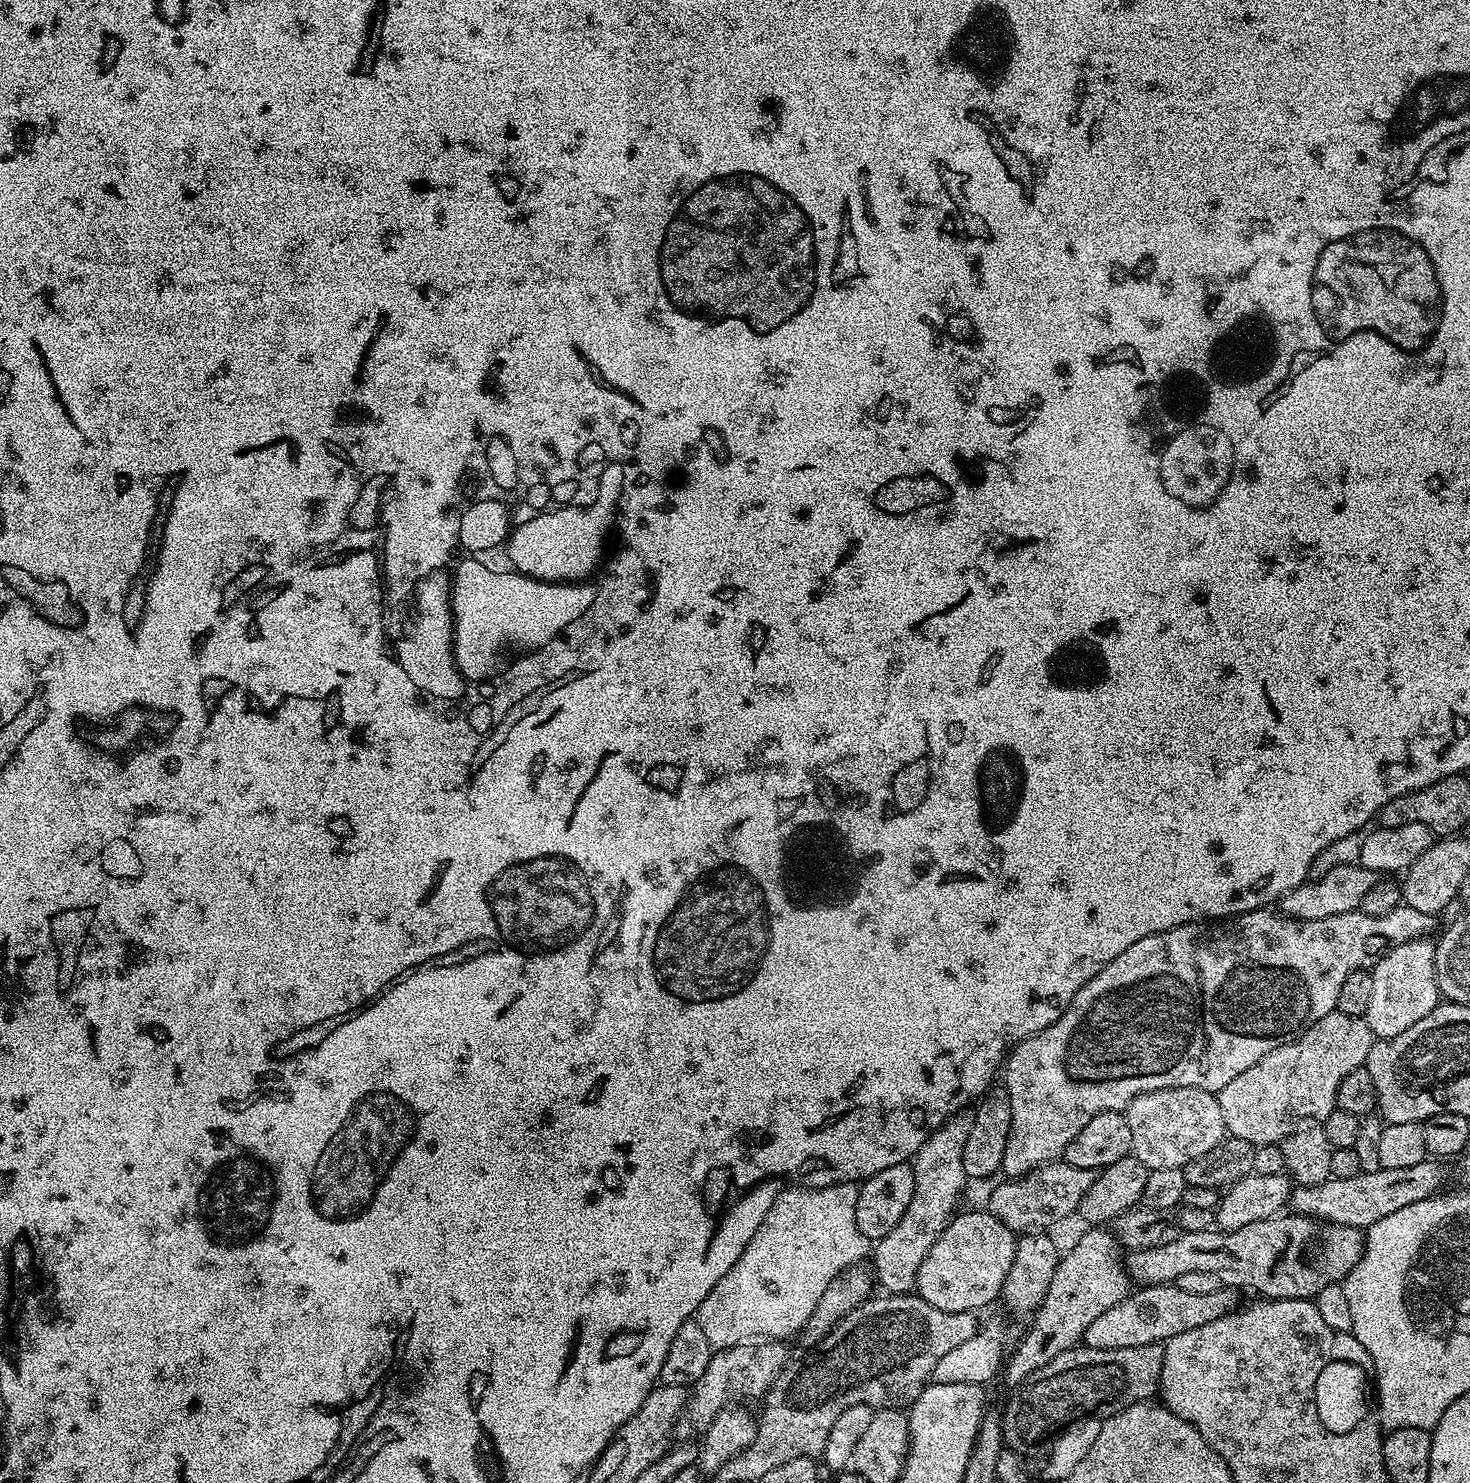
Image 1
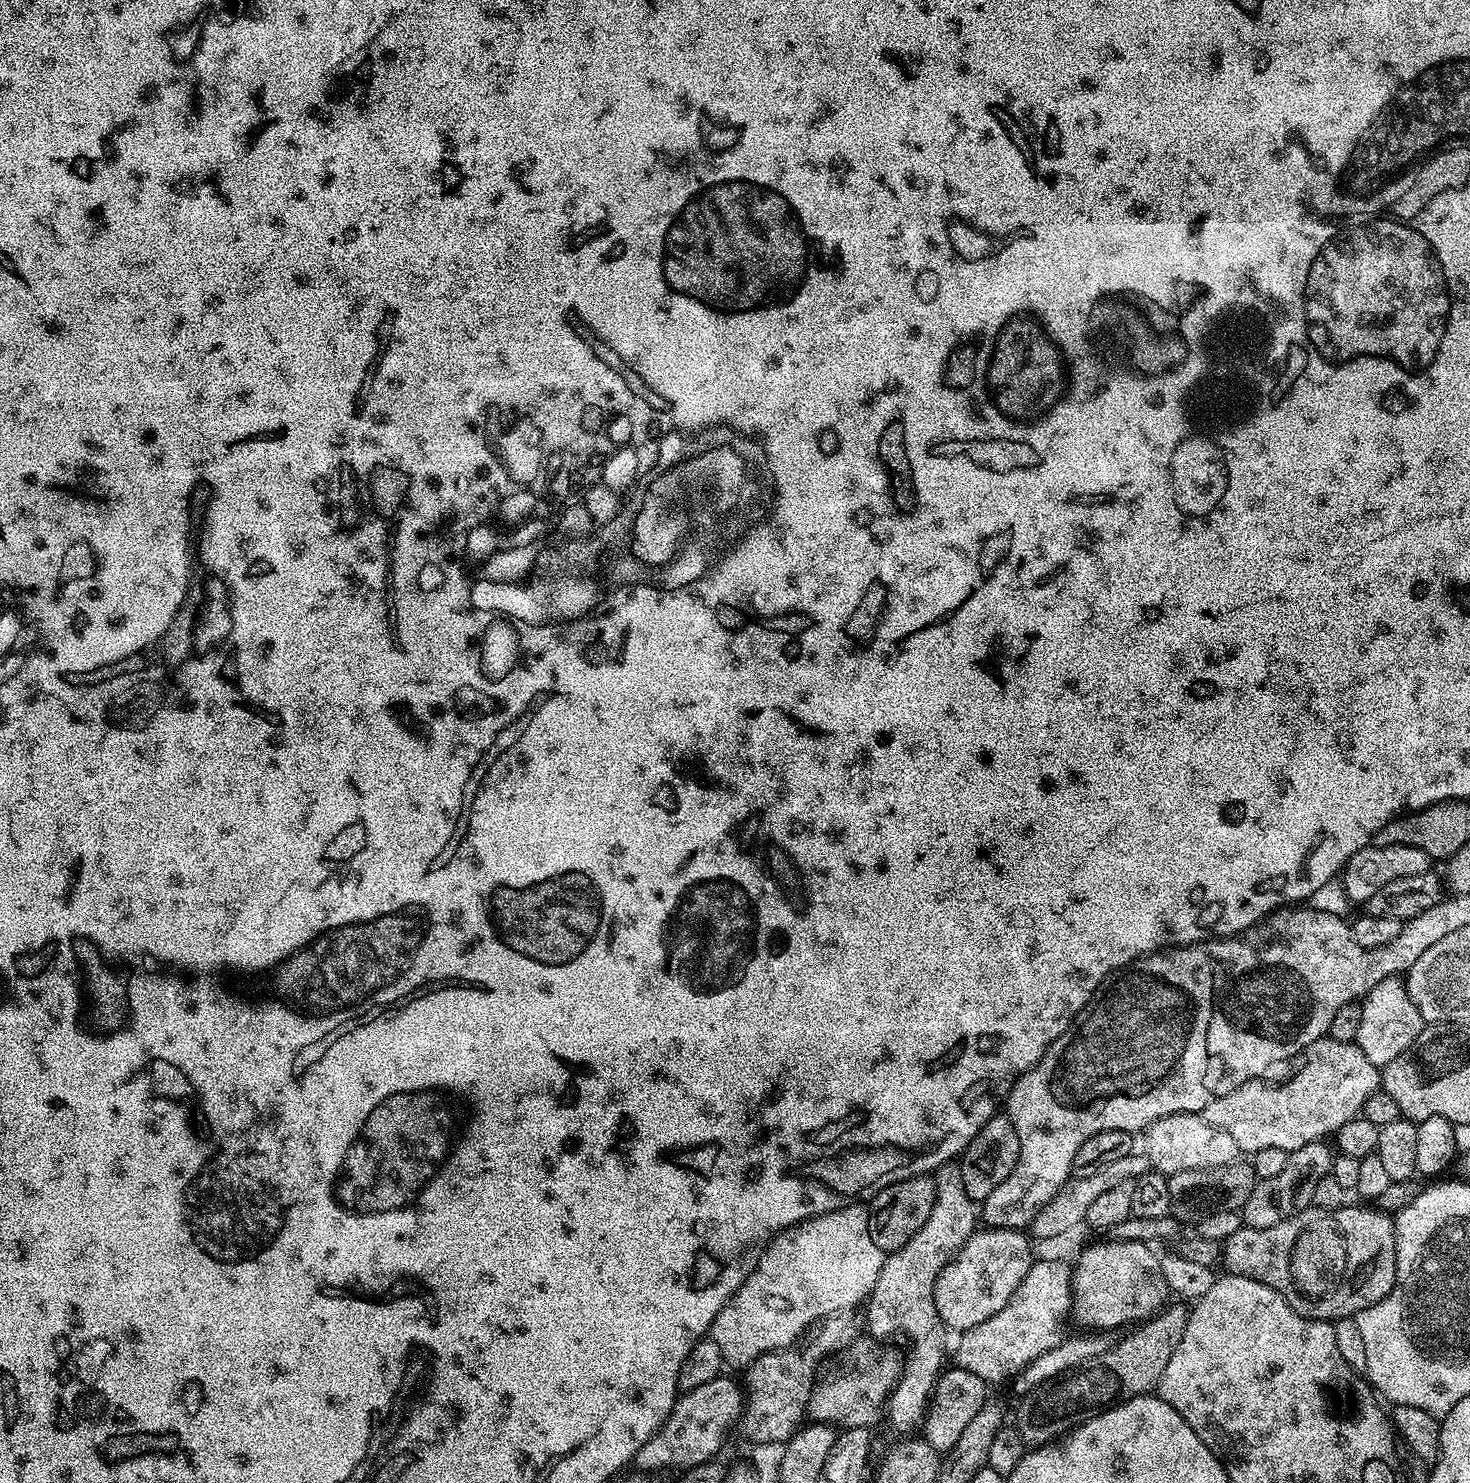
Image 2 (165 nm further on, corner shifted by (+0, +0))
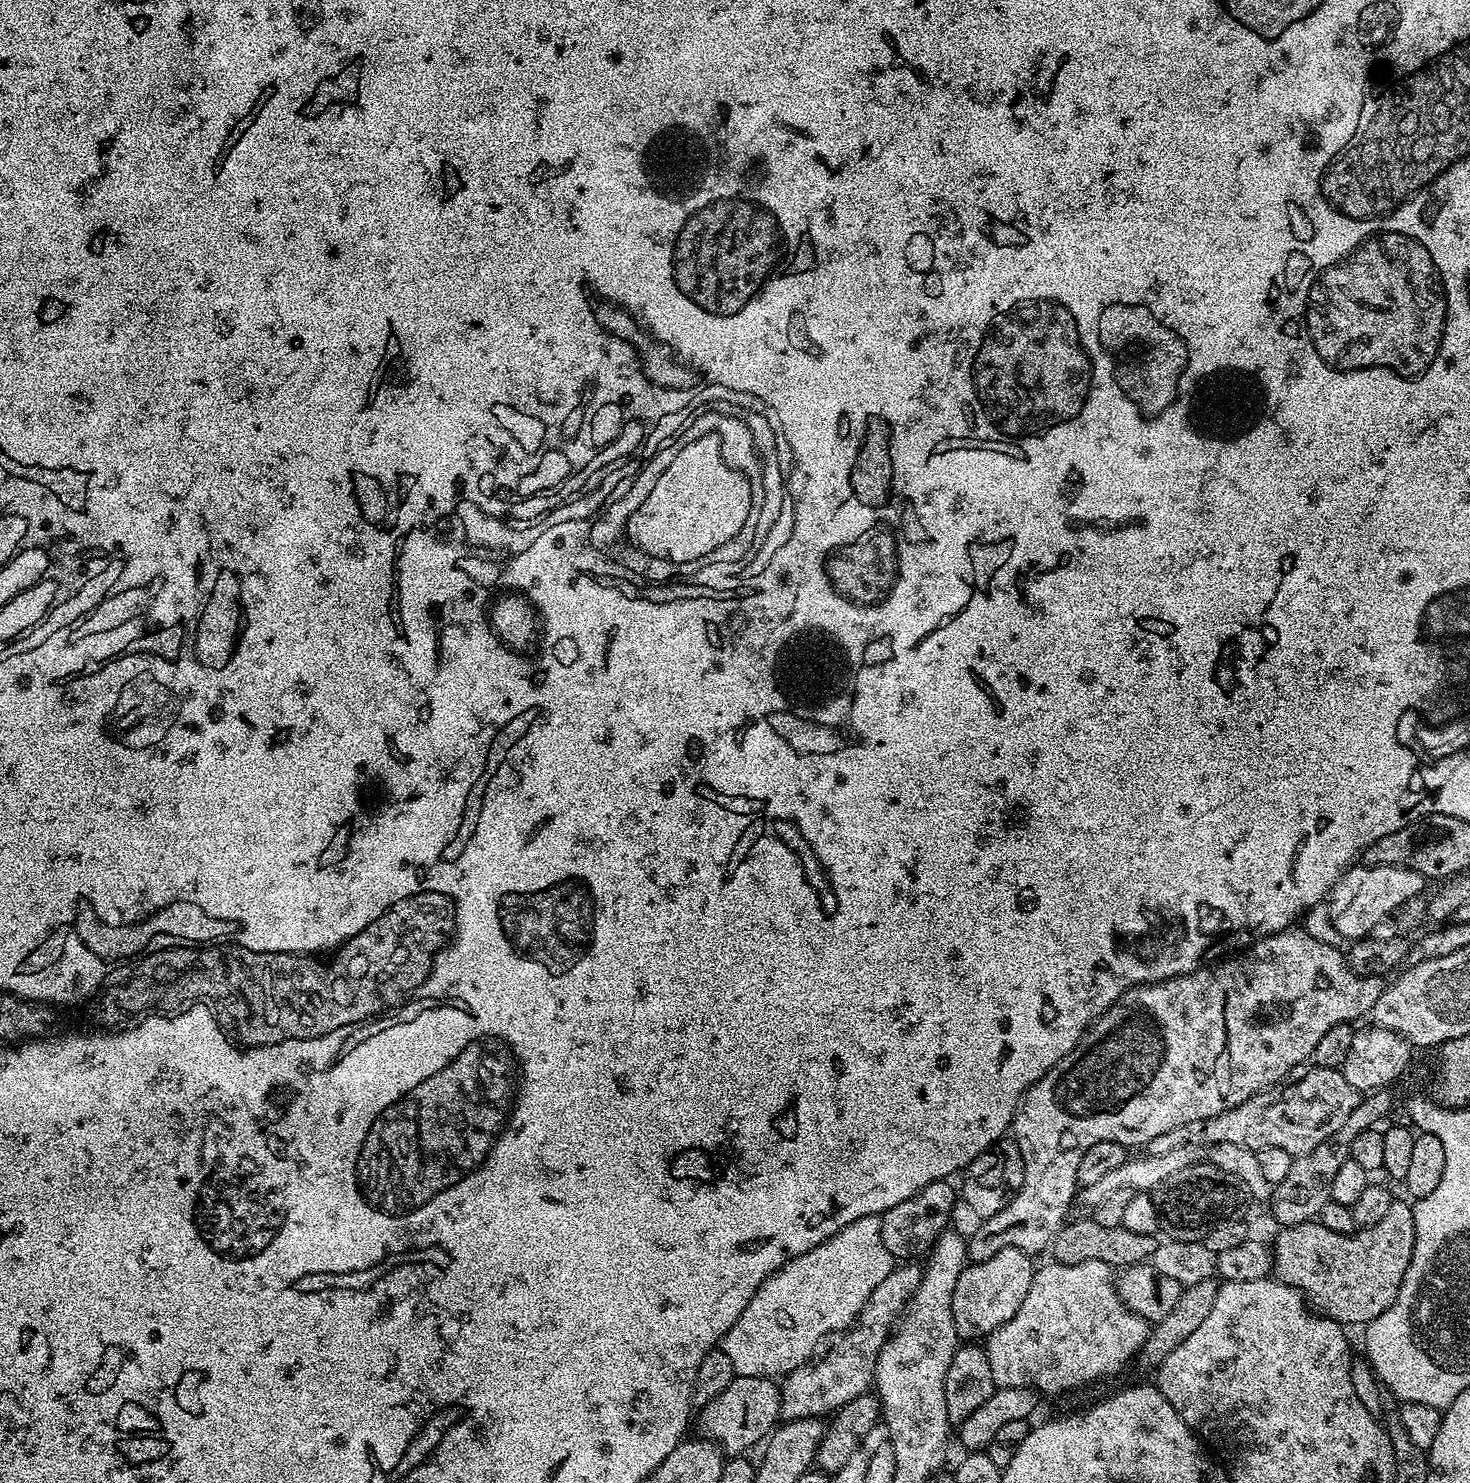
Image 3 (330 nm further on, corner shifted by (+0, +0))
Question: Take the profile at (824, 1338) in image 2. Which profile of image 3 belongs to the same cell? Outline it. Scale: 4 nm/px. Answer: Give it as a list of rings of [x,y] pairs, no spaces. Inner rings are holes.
[[[916,1262],[893,1267],[891,1274],[878,1282],[874,1294],[870,1294],[866,1306],[856,1317],[856,1323],[837,1339],[841,1340],[821,1360],[813,1359],[783,1377],[780,1414],[785,1421],[814,1420],[835,1414],[839,1408],[845,1408],[851,1400],[873,1387],[878,1354],[892,1335],[898,1318],[903,1316],[908,1299],[918,1286],[921,1271],[921,1265]]]

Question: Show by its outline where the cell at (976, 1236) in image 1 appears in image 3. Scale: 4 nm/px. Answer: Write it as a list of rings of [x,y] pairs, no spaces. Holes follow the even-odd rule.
[[[1017,1248],[998,1250],[992,1258],[969,1263],[954,1286],[954,1326],[957,1337],[964,1342],[976,1342],[987,1338],[998,1326],[1010,1322],[1018,1314],[1018,1306],[1030,1290],[1034,1271],[1033,1257]],[[980,1336],[980,1337],[979,1337]],[[978,1339],[978,1340],[976,1340]]]

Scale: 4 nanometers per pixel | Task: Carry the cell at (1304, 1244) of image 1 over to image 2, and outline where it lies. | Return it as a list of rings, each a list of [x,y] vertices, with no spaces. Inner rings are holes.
[[[1309,1206],[1274,1226],[1242,1226],[1222,1241],[1222,1264],[1233,1276],[1245,1276],[1270,1286],[1295,1312],[1311,1320],[1335,1322],[1355,1317],[1357,1312],[1374,1306],[1374,1302],[1382,1302],[1396,1281],[1396,1226],[1387,1211],[1373,1208]]]

